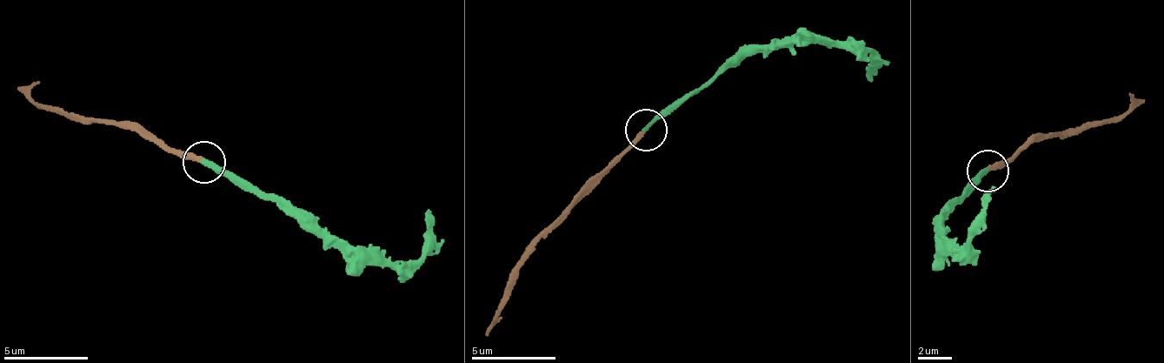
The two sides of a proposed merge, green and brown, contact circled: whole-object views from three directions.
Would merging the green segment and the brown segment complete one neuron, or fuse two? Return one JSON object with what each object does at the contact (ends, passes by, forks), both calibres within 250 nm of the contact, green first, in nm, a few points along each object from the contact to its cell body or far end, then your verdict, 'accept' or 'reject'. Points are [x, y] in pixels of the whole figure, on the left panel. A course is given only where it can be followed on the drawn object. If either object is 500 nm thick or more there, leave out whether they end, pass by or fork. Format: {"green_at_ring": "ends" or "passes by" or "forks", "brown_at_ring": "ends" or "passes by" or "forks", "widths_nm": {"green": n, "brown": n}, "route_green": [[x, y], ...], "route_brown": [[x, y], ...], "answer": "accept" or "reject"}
{"green_at_ring": "ends", "brown_at_ring": "ends", "widths_nm": {"green": 280, "brown": 240}, "route_green": [[202, 161], [355, 252], [415, 263], [421, 256], [429, 207]], "route_brown": [[202, 161], [138, 130], [40, 108], [16, 86]], "answer": "accept"}

